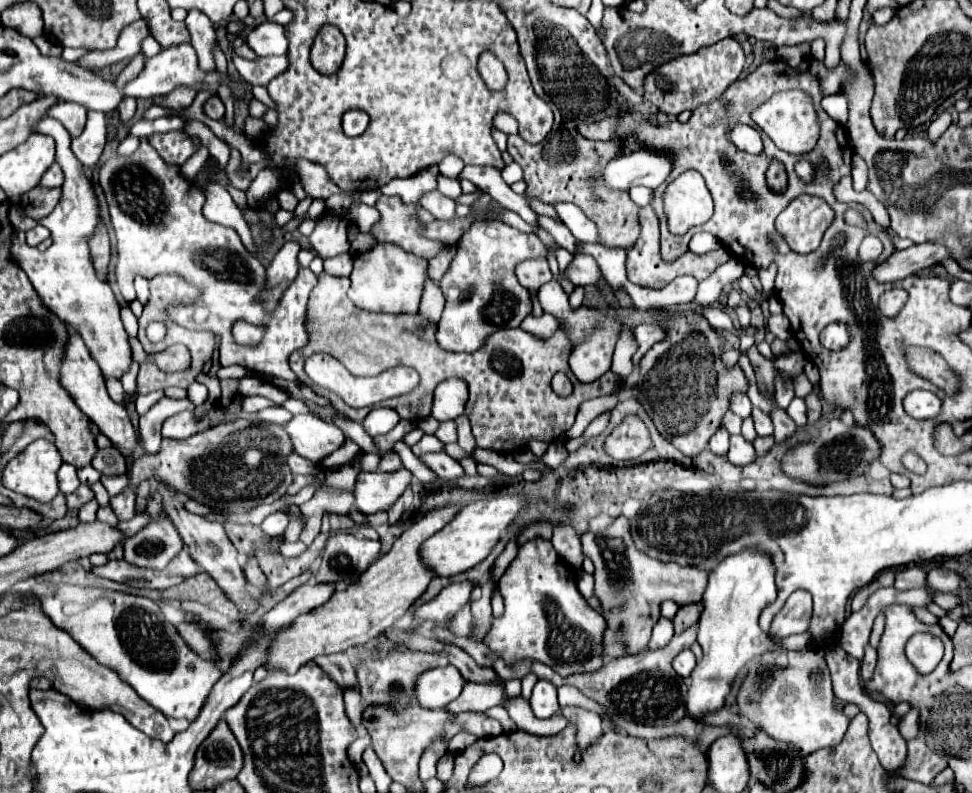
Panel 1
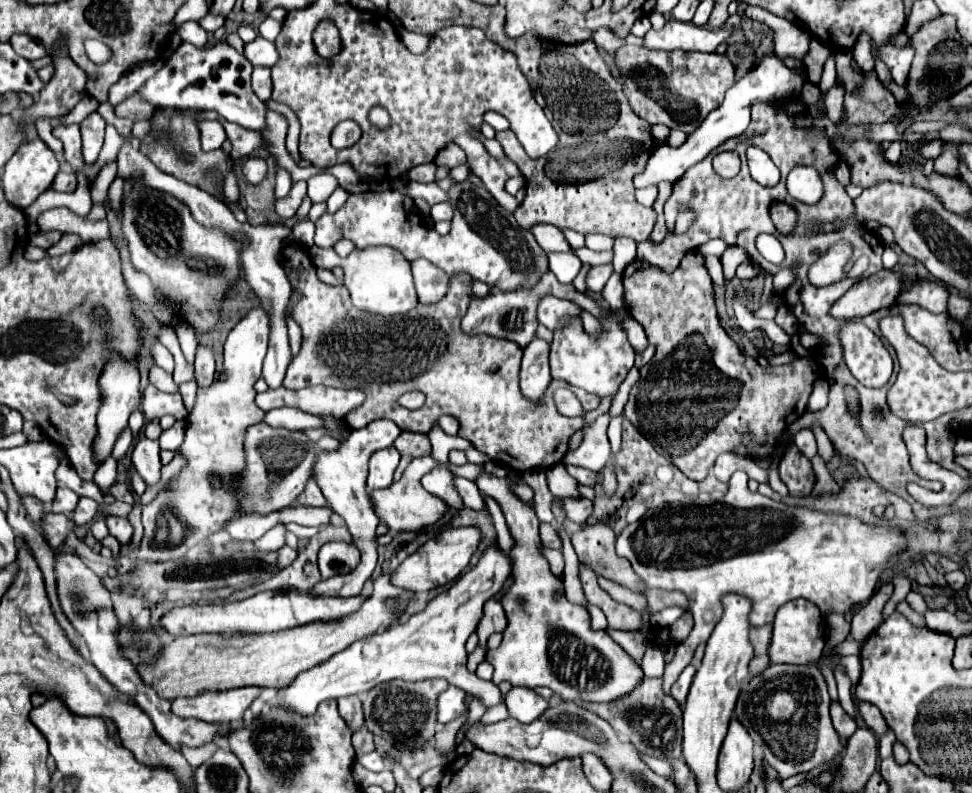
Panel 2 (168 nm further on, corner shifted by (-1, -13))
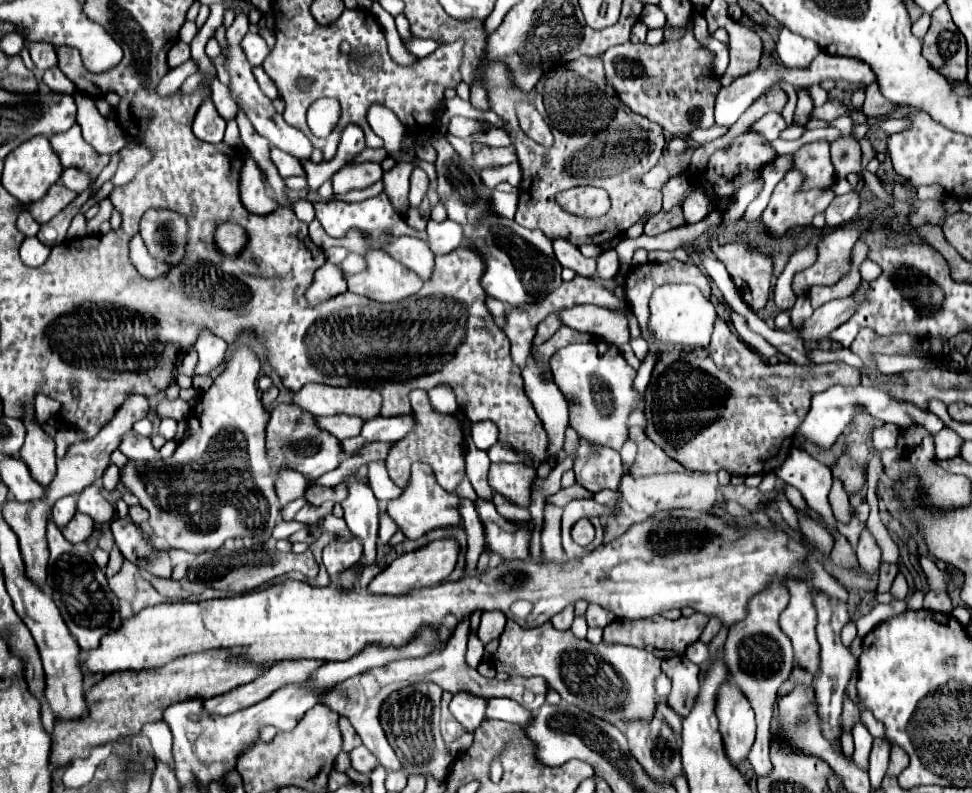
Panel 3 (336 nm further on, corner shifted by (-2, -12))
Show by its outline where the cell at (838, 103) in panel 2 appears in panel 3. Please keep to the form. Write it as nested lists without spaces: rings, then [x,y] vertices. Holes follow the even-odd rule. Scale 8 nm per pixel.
[[[844,115],[832,121],[832,125],[842,133],[840,139],[832,141],[832,163],[838,177],[846,177],[848,173],[860,173],[860,145],[856,139],[850,139],[852,121]]]

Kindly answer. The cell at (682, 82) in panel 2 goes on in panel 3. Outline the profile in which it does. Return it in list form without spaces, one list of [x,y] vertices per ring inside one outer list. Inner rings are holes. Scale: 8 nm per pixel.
[[[692,23],[686,25],[686,33],[680,39],[660,43],[656,47],[648,43],[622,43],[610,47],[604,55],[606,79],[614,87],[620,101],[634,113],[658,123],[668,133],[690,133],[698,127],[714,125],[714,95],[720,87],[718,79],[708,77],[708,63],[712,53],[698,47],[692,35]]]

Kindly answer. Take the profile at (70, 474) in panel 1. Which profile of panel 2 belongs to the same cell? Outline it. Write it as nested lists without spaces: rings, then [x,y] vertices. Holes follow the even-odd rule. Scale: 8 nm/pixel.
[[[59,484],[51,510],[61,512],[61,514],[71,514],[75,510],[77,502],[79,502],[79,496],[71,488],[67,488],[65,484]]]

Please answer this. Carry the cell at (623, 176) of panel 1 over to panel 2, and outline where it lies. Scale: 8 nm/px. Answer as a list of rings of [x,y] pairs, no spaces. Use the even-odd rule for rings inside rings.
[[[775,52],[763,56],[749,74],[745,74],[739,82],[733,84],[733,88],[727,90],[727,96],[725,96],[723,104],[721,104],[715,112],[711,112],[711,114],[701,122],[701,126],[687,136],[687,140],[685,140],[681,146],[673,148],[673,146],[665,144],[665,146],[659,146],[659,148],[651,154],[645,170],[633,178],[635,188],[657,186],[659,182],[671,182],[671,184],[673,184],[673,182],[679,180],[679,176],[683,176],[691,166],[695,166],[695,164],[701,162],[709,152],[713,152],[719,144],[727,142],[729,138],[735,138],[735,136],[743,134],[743,132],[747,130],[747,126],[749,126],[749,110],[751,110],[753,104],[765,102],[765,100],[775,102],[775,100],[781,100],[781,98],[787,98],[787,96],[793,96],[793,94],[799,96],[803,82],[805,82],[805,80],[803,80],[795,70],[789,70]]]

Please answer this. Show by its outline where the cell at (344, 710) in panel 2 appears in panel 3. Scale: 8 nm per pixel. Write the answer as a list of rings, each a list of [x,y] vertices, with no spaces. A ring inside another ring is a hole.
[[[340,719],[340,731],[342,731],[342,741],[344,741],[344,745],[342,745],[342,751],[344,753],[350,753],[354,747],[362,745],[360,743],[360,737],[354,731],[354,727],[346,719]]]

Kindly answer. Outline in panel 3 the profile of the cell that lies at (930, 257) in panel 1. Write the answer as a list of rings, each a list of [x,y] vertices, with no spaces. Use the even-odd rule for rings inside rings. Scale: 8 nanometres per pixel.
[[[856,297],[830,301],[822,307],[818,307],[800,327],[798,337],[802,341],[820,341],[828,333],[832,333],[840,323],[848,321],[848,315],[852,315],[852,307],[856,307]]]

